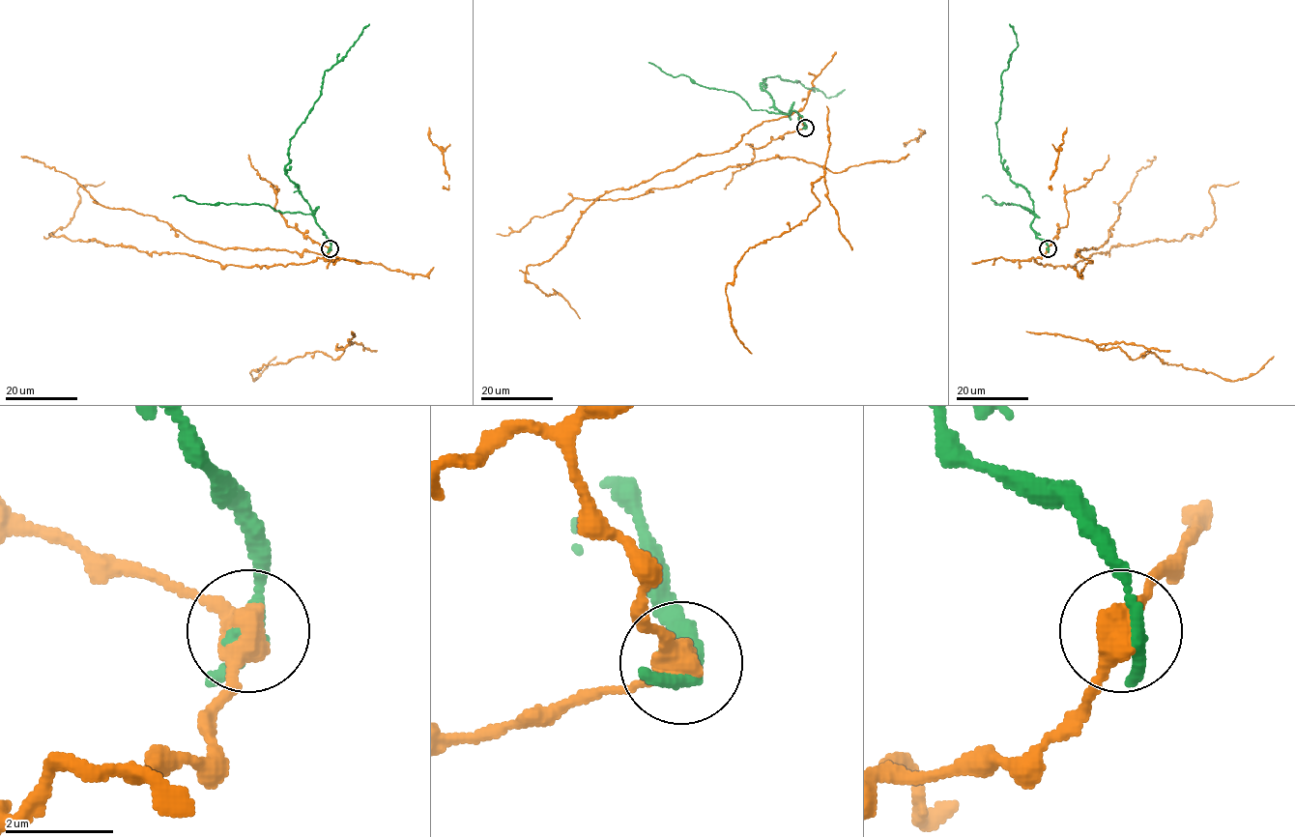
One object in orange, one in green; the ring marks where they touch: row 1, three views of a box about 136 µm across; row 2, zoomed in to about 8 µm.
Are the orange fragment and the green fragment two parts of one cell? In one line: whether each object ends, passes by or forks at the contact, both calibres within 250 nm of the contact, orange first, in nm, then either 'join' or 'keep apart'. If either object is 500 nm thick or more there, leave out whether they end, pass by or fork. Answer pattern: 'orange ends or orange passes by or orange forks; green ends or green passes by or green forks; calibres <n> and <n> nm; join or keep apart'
orange passes by; green passes by; calibres 440 and 320 nm; keep apart

